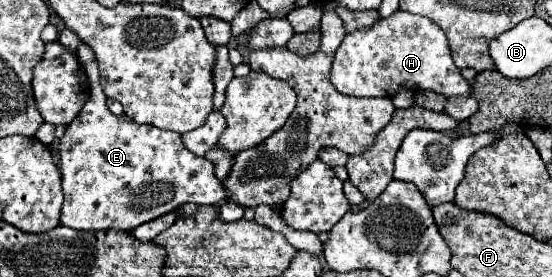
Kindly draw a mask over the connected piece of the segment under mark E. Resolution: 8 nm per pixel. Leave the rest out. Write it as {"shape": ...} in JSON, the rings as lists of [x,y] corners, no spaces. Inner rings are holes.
{"shape":[[[80,43],[78,59],[90,79],[90,99],[86,101],[84,109],[78,113],[76,121],[66,127],[64,137],[60,139],[60,171],[62,171],[62,187],[64,187],[64,205],[60,223],[80,231],[106,231],[106,229],[122,229],[132,231],[138,225],[152,221],[160,215],[166,215],[180,207],[182,203],[196,203],[196,205],[218,205],[226,199],[226,190],[218,177],[214,175],[214,165],[190,153],[180,133],[160,131],[152,125],[134,123],[130,117],[110,113],[106,105],[104,91],[100,87],[100,71],[94,51]]]}

